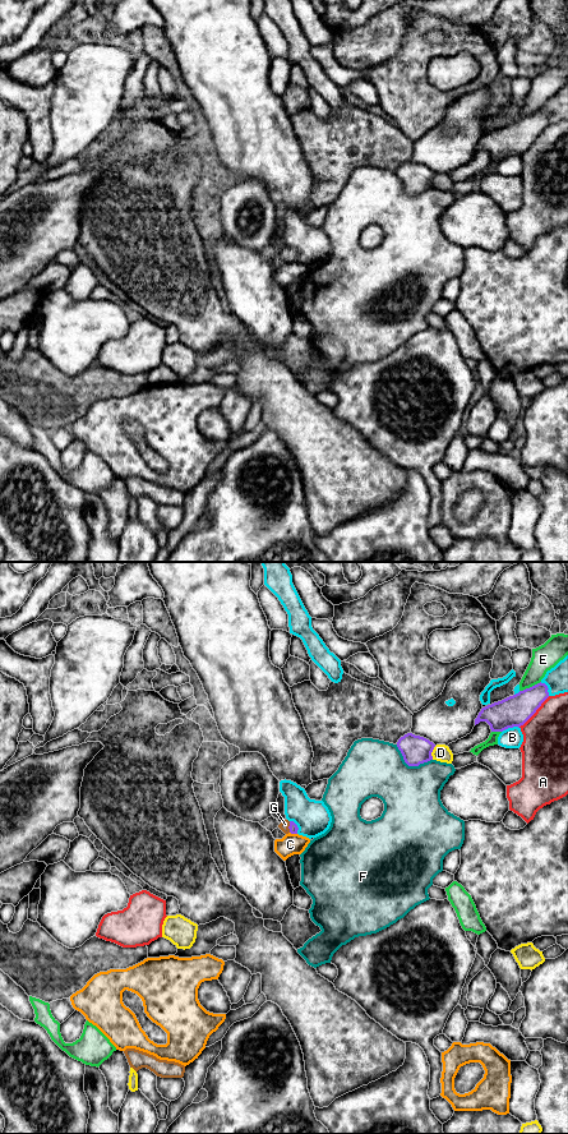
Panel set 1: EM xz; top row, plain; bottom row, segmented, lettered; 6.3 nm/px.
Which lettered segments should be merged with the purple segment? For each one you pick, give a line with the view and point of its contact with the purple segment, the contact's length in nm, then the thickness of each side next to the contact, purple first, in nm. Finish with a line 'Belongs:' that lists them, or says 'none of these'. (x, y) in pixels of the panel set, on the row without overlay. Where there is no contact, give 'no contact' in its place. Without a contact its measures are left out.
G: xz (289, 254) | 70 nm | 50/60 nm
Belongs: G

